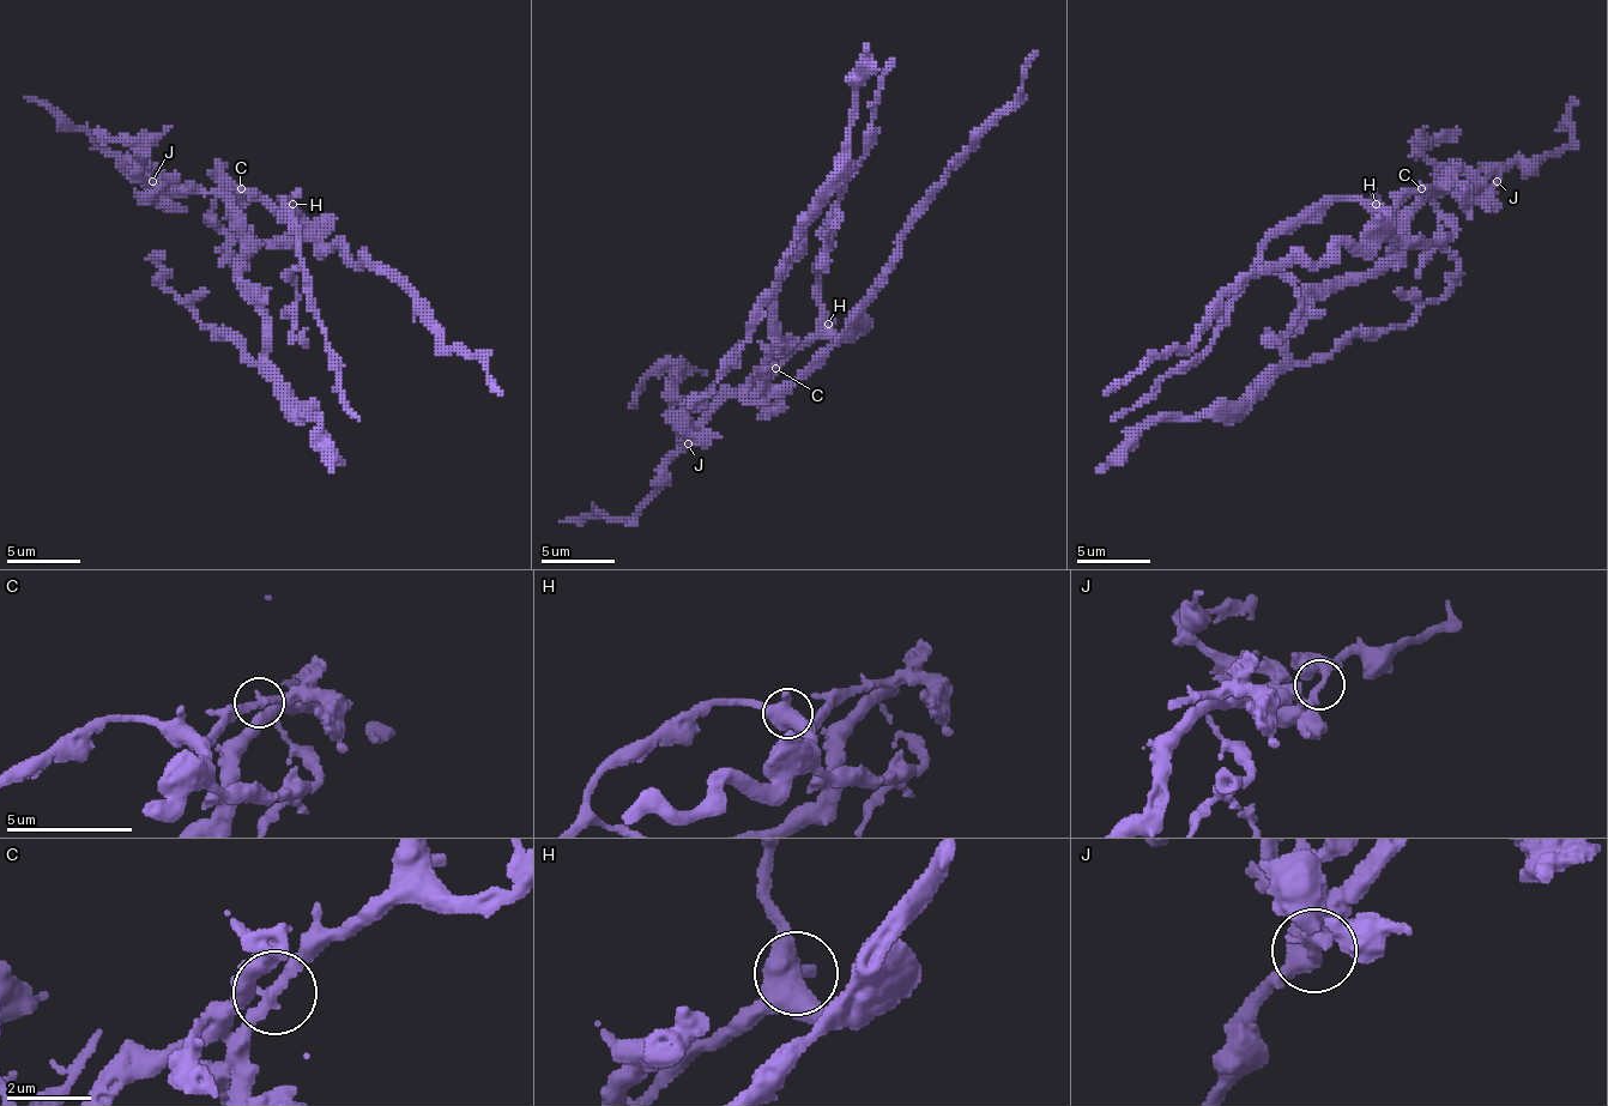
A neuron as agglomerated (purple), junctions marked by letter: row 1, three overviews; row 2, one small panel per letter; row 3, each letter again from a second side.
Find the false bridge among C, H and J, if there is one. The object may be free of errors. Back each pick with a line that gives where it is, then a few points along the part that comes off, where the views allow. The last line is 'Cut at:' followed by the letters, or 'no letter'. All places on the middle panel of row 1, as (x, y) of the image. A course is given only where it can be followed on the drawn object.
Cut at: no letter

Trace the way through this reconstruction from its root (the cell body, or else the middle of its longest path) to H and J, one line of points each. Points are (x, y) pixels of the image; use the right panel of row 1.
H: (1420, 193), (1406, 193), (1390, 207), (1376, 204)
J: (1420, 193), (1424, 197), (1479, 193), (1497, 182)

